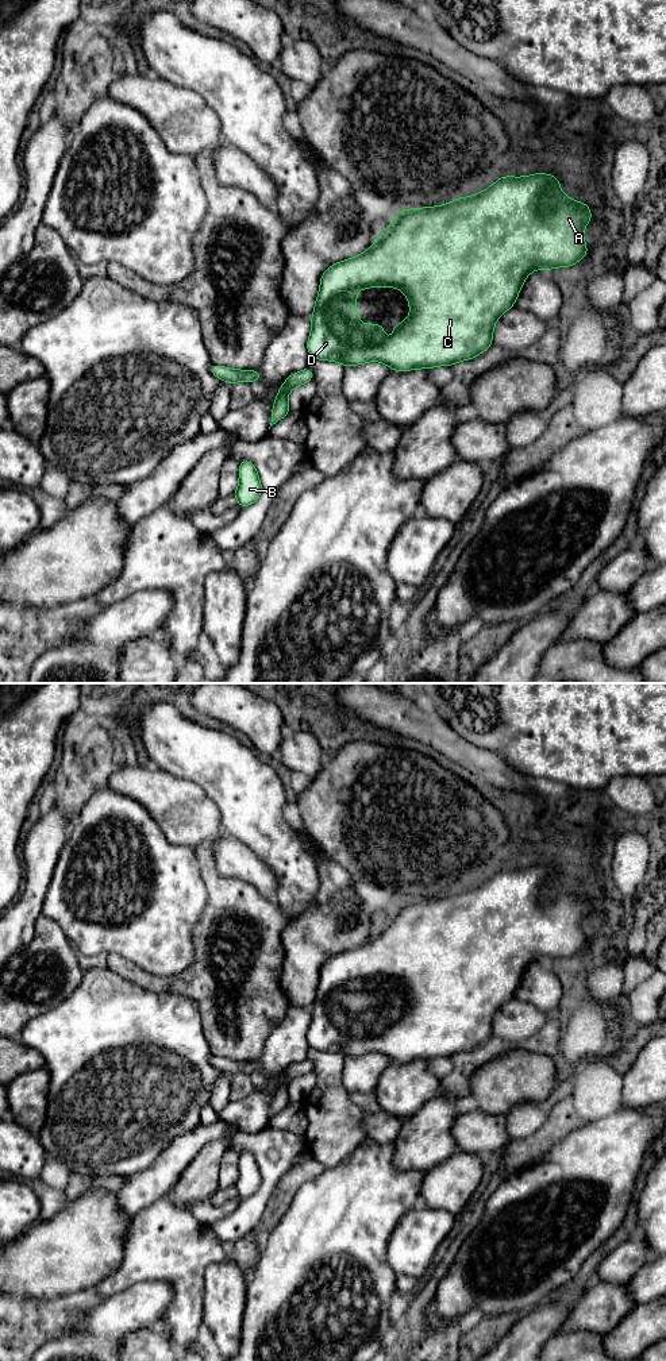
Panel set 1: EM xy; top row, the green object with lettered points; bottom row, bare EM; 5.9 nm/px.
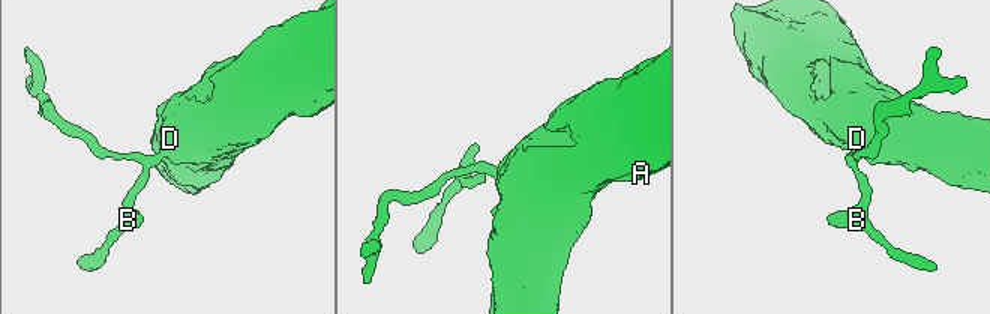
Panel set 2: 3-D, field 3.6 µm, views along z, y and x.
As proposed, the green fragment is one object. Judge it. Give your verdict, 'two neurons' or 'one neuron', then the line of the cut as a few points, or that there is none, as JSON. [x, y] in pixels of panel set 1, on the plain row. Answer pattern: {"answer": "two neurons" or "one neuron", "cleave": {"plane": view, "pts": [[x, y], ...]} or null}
{"answer": "one neuron", "cleave": null}

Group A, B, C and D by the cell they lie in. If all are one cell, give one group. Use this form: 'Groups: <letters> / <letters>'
Groups: A B C D

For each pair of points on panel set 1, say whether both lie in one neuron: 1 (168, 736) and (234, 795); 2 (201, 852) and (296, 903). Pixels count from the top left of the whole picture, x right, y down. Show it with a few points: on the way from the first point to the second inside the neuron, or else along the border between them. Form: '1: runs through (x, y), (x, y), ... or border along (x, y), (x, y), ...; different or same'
1: runs through (184, 748), (218, 779); same
2: border along (274, 903), (289, 920); different

